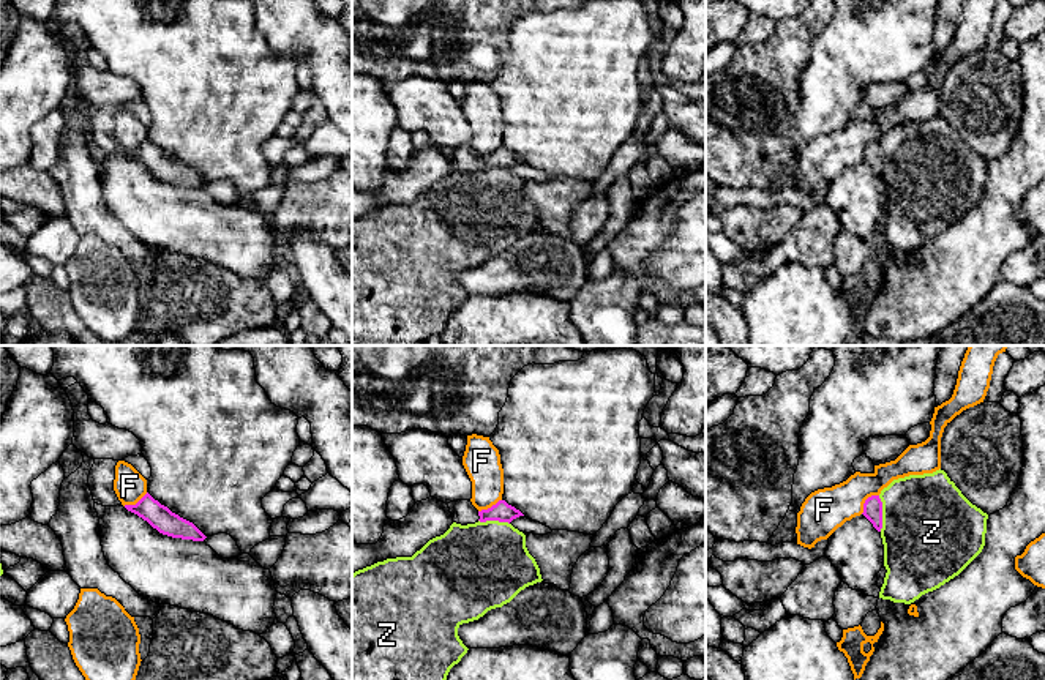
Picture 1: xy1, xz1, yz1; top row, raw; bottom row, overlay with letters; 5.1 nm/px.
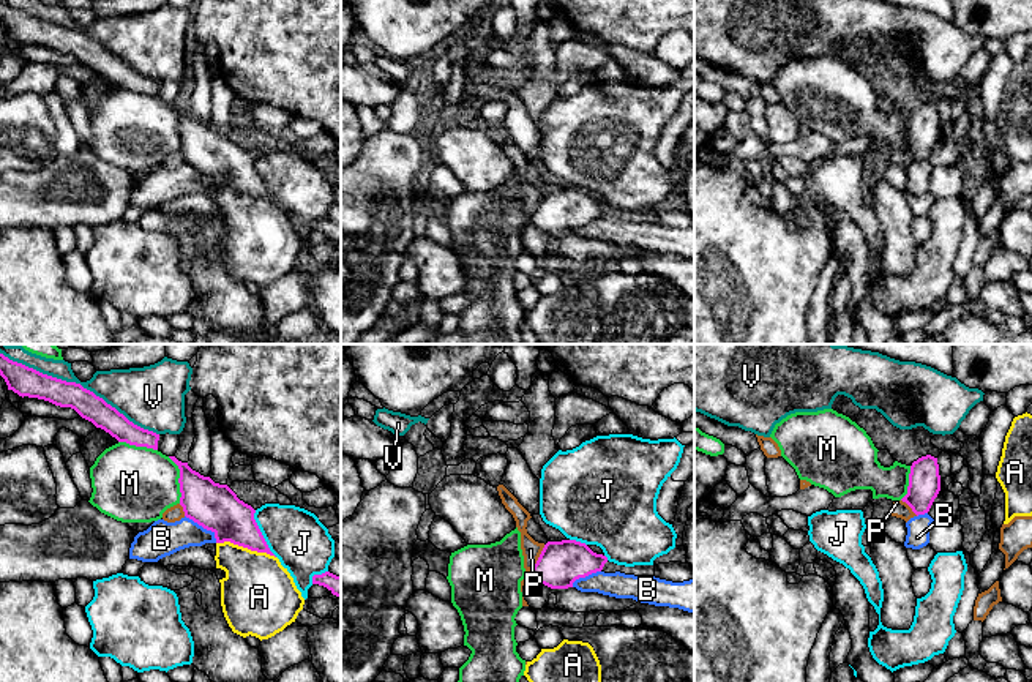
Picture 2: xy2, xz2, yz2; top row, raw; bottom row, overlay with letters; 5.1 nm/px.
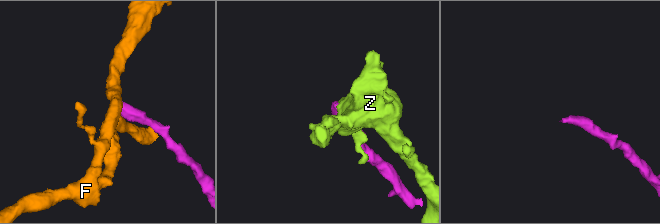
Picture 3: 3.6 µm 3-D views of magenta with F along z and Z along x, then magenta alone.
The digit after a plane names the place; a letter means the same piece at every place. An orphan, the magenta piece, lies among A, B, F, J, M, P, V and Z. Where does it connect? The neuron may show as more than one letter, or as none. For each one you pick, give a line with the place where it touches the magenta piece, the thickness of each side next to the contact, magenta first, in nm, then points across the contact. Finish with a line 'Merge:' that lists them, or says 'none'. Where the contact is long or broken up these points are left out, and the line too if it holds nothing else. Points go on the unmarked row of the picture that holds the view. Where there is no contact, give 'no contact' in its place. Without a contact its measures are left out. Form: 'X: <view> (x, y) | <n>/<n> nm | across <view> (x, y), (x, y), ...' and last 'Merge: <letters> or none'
Merge: none

